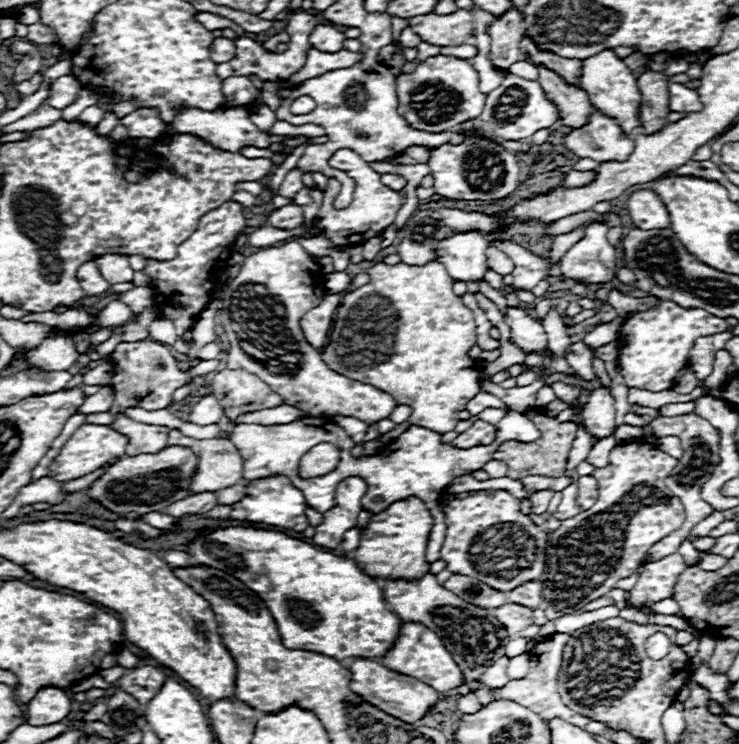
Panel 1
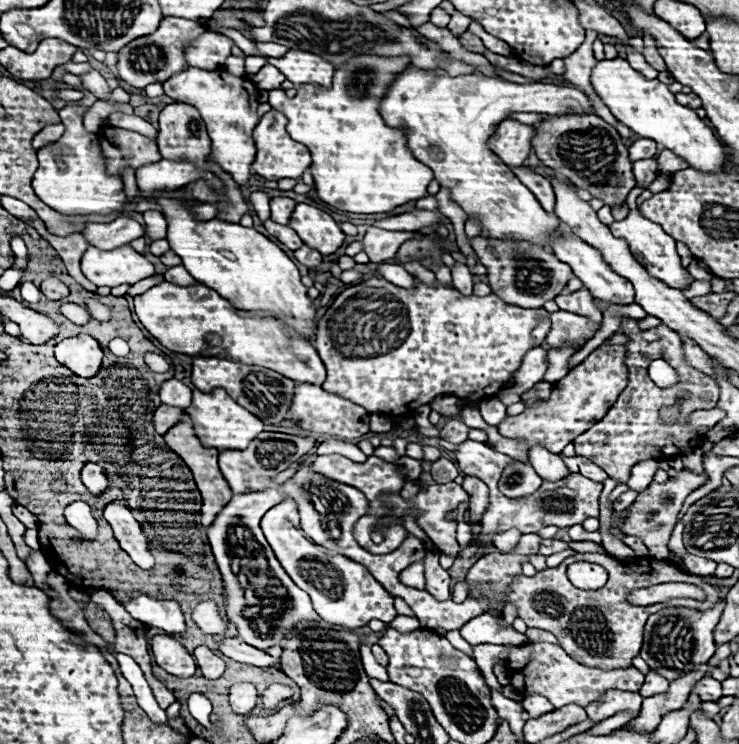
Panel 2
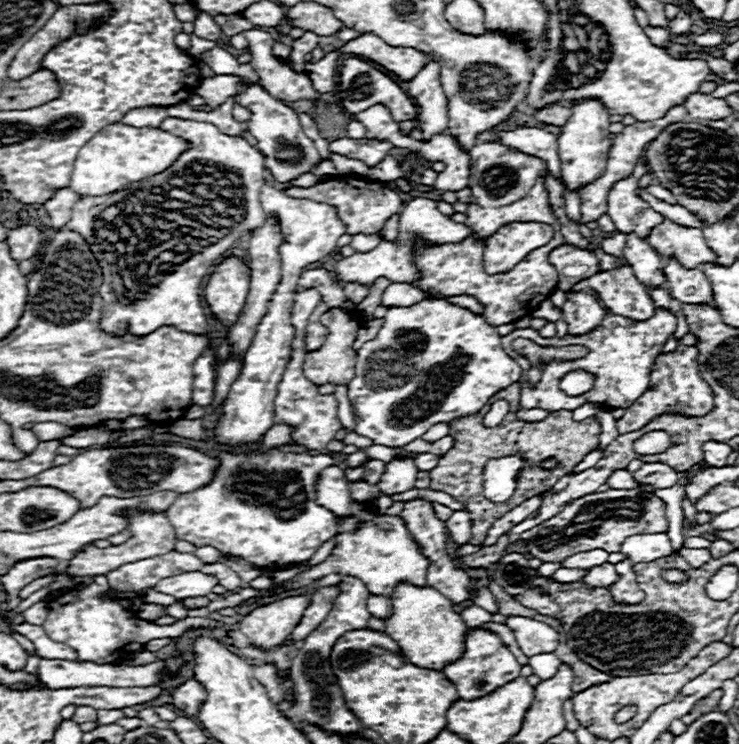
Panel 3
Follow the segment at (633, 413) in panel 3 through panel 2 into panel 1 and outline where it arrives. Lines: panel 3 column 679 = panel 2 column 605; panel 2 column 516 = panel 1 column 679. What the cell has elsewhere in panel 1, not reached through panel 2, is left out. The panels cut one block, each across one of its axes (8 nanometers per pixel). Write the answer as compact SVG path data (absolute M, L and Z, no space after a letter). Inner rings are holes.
M694 412L682 414L682 416L670 416L670 418L660 416L660 418L650 420L646 426L652 428L654 438L678 436L680 442L682 442L682 448L684 448L684 456L678 460L678 468L674 468L674 470L670 472L670 476L666 478L666 486L682 500L682 504L684 504L684 508L686 508L686 522L684 522L684 526L682 526L678 532L674 532L674 534L662 538L660 542L656 542L656 544L650 548L650 554L648 554L646 562L654 562L654 560L658 560L658 558L664 558L664 556L668 556L668 554L674 554L674 552L678 550L680 542L682 542L684 538L688 538L688 532L692 530L692 526L698 524L700 520L704 520L708 514L712 514L712 506L700 498L700 488L702 488L702 484L710 478L710 474L714 472L716 464L720 462L720 432L718 432L708 420L700 418L700 416L694 414Z

